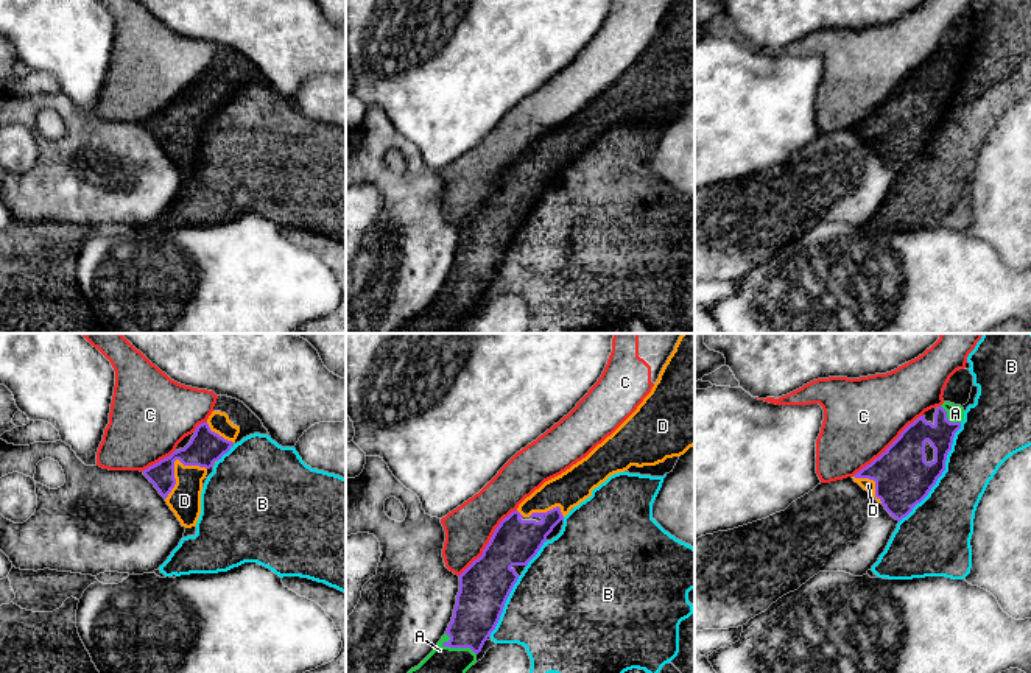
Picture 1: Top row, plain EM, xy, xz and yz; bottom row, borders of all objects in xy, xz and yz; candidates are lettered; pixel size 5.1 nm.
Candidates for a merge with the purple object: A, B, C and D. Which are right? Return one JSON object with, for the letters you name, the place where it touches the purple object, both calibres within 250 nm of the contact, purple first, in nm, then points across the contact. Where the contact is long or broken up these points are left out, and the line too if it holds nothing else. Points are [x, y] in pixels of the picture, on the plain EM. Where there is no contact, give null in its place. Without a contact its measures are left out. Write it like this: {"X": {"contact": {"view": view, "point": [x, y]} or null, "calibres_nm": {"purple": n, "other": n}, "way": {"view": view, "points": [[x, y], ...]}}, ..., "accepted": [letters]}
{"A": {"contact": {"view": "xz", "point": [453, 298]}, "calibres_nm": {"purple": 240, "other": 240}}, "D": {"contact": {"view": "xy", "point": [173, 116]}, "calibres_nm": {"purple": 170, "other": 170}}, "accepted": ["A", "D"]}

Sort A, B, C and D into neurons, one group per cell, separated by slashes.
A D / B / C

